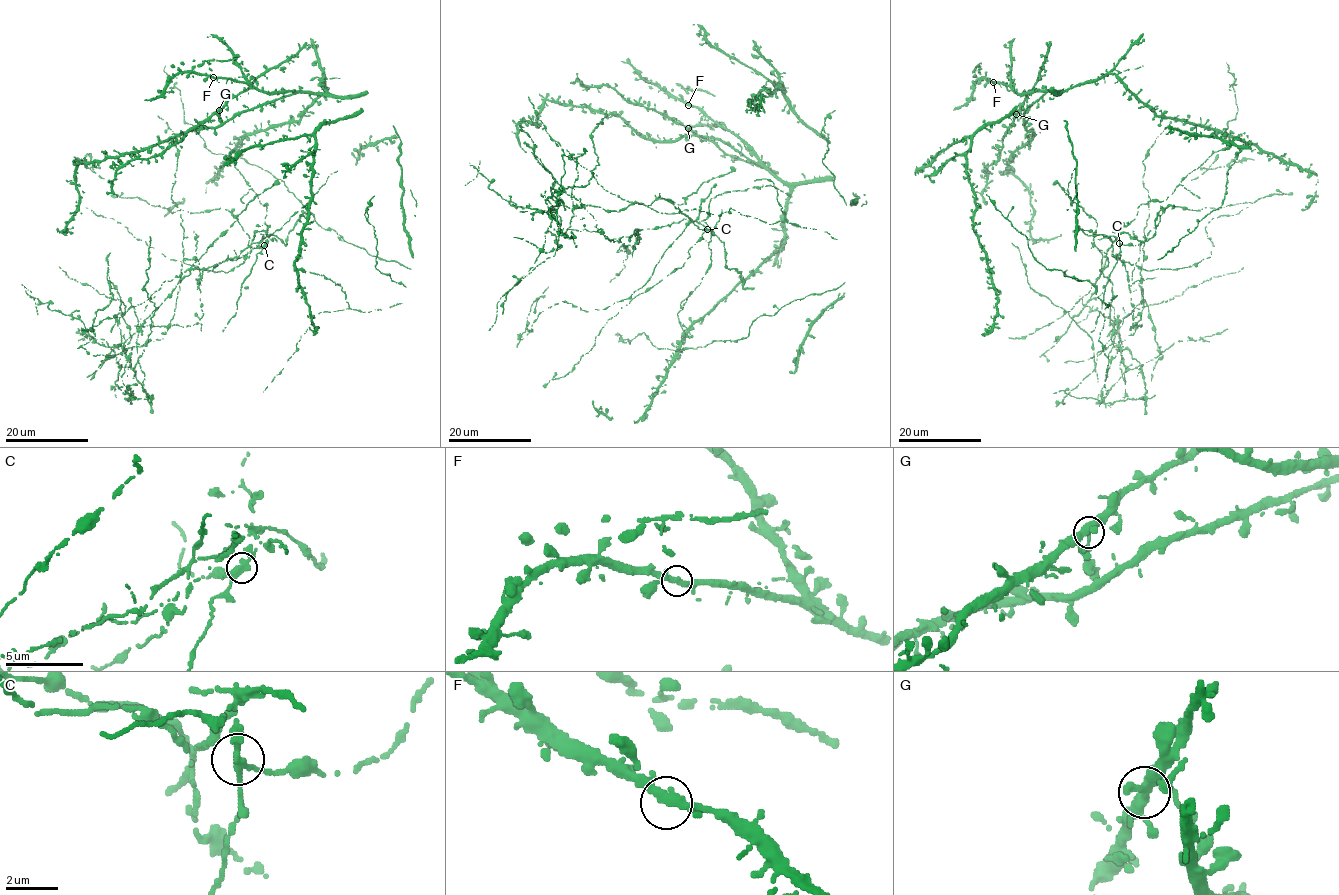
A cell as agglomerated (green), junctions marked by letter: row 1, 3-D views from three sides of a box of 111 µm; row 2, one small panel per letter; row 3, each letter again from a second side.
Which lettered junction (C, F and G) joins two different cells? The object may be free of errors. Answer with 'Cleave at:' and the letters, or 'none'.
Cleave at: C

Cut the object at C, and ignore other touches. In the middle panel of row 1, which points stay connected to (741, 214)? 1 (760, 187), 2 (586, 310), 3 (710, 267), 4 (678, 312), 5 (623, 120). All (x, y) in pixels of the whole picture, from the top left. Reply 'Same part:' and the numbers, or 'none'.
Same part: 5

